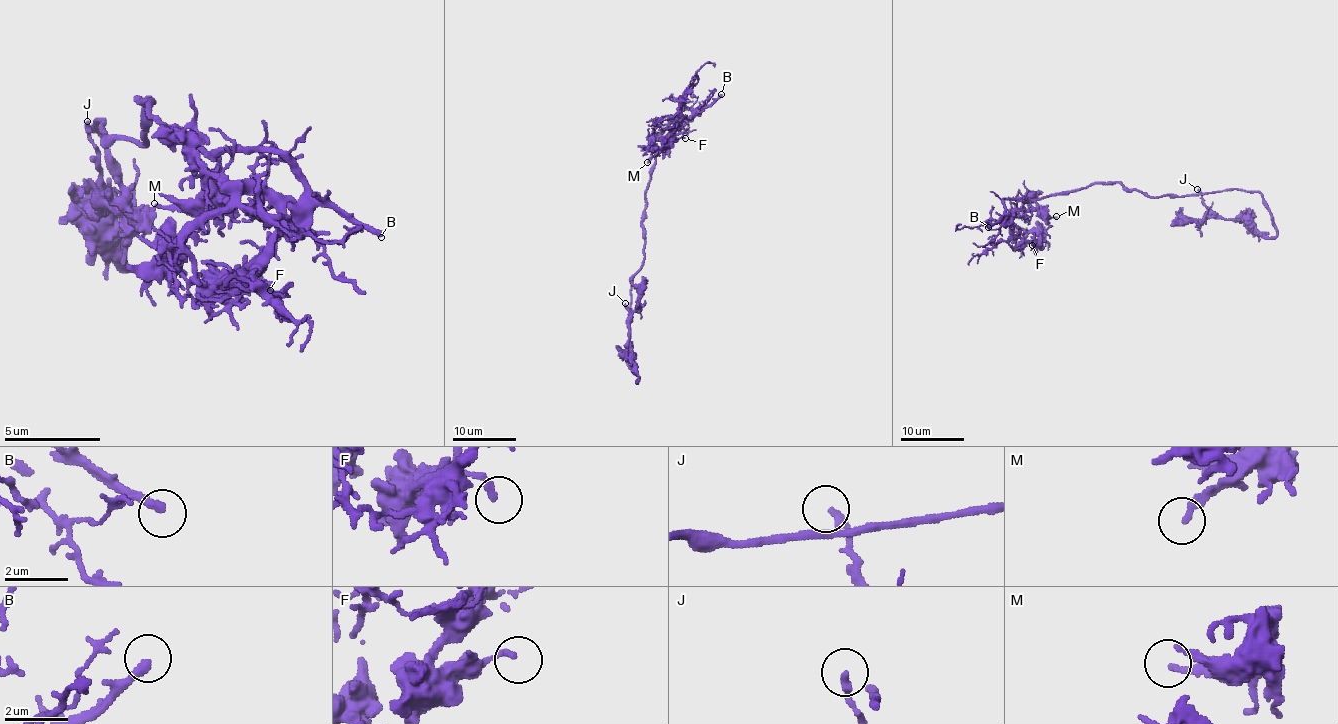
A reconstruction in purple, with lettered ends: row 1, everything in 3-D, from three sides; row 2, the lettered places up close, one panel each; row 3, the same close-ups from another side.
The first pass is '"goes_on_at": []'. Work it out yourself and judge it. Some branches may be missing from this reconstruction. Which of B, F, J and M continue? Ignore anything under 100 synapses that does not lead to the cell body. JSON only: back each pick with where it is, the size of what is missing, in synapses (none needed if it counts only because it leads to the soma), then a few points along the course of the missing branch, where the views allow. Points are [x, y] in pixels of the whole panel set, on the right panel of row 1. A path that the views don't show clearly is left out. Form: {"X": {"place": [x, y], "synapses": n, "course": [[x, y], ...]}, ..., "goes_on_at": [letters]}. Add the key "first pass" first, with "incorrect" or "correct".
{"first pass": "incorrect", "B": {"place": [988, 227], "course": [[988, 227], [915, 226], [923, 256], [915, 264], [904, 253], [909, 213], [907, 221], [895, 211]]}, "goes_on_at": ["B"]}

